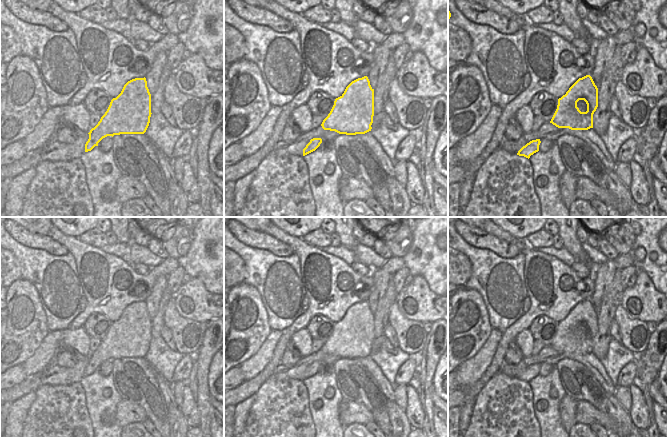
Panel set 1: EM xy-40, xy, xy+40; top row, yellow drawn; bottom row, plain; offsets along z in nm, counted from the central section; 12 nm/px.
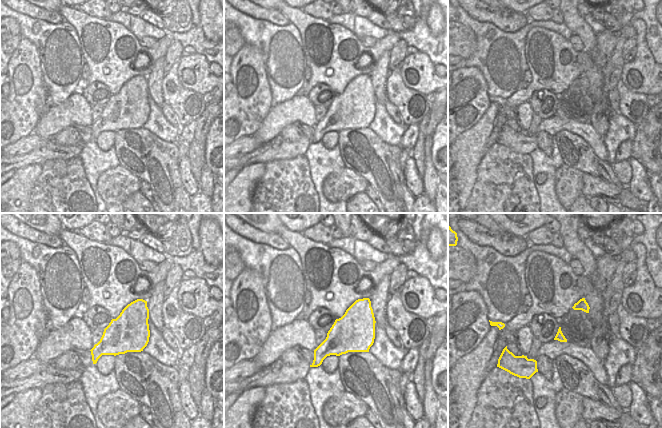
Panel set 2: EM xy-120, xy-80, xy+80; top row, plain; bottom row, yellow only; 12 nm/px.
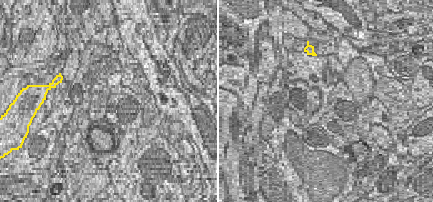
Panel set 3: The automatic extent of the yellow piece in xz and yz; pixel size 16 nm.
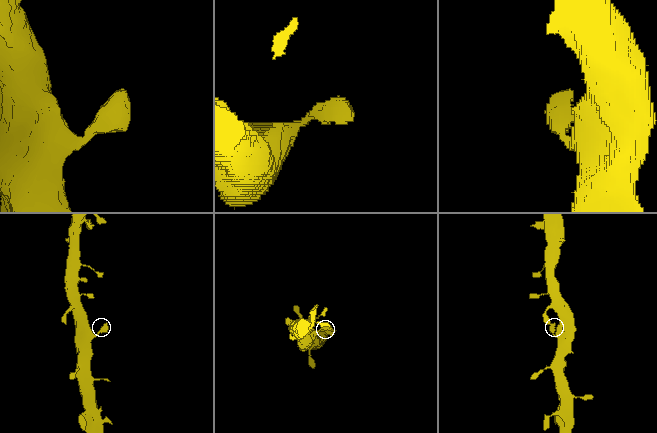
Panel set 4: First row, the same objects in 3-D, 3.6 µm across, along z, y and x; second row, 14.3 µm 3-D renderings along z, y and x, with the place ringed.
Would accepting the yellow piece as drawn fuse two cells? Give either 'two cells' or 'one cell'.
one cell

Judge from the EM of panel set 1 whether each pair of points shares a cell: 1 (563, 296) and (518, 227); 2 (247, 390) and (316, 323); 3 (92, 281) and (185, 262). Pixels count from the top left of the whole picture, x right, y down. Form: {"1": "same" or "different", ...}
{"1": "different", "2": "different", "3": "different"}

